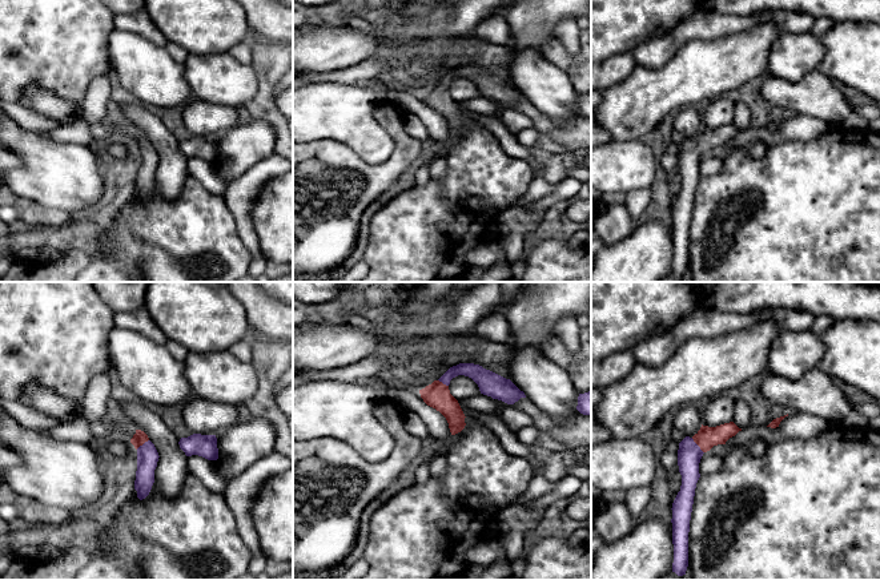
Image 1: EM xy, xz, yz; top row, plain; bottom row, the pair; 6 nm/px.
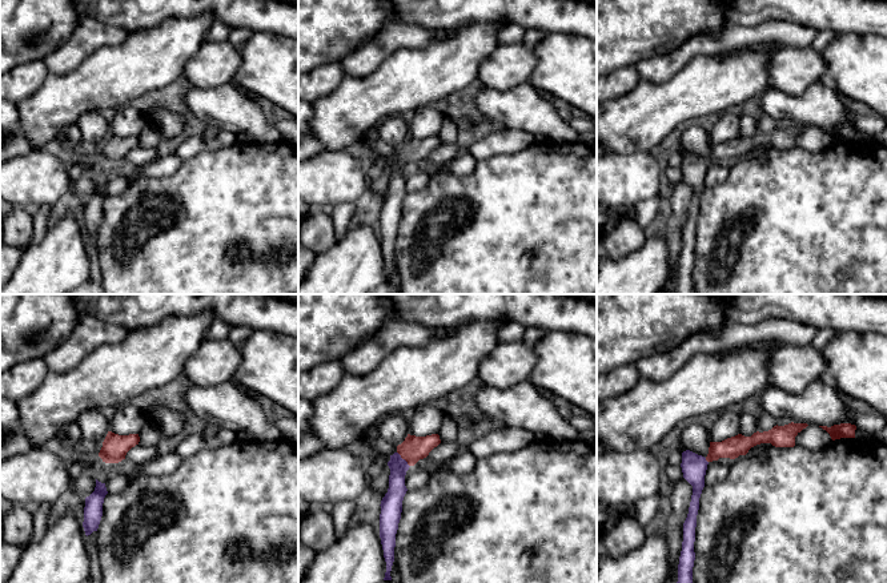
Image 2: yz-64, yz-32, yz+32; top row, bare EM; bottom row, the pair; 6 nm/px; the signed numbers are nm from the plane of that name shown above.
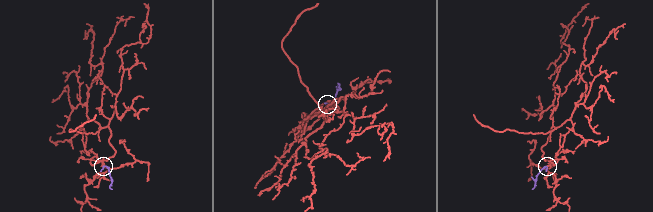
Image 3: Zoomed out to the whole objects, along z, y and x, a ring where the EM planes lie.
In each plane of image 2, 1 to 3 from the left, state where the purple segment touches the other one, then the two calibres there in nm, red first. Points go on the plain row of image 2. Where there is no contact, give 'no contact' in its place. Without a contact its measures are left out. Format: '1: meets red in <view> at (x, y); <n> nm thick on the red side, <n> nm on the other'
1: no contact
2: meets red in yz-32 at (404, 160); 150 nm thick on the red side, 110 nm on the other
3: meets red in yz+32 at (706, 161); 130 nm thick on the red side, 150 nm on the other

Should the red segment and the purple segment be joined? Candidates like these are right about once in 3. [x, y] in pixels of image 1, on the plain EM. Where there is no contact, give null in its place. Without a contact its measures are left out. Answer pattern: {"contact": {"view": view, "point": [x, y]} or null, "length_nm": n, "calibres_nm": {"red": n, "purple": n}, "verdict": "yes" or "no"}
{"contact": {"view": "yz", "point": [698, 146]}, "length_nm": 120, "calibres_nm": {"red": 130, "purple": 140}, "verdict": "yes"}

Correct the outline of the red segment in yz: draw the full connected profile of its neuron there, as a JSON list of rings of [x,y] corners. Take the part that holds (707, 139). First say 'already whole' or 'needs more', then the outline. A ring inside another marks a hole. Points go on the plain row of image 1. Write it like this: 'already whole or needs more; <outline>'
needs more; [[[734,124],[716,129],[703,128],[692,138],[686,138],[679,145],[678,168],[682,177],[682,188],[672,205],[672,246],[674,265],[672,274],[678,278],[686,277],[688,269],[688,234],[695,198],[696,185],[700,180],[699,165],[704,154],[714,148],[726,146],[742,130]]]

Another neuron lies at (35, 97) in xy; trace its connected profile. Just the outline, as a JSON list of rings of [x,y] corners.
[[[29,85],[17,101],[24,108],[56,120],[60,125],[83,120],[83,106],[55,96],[51,90]]]

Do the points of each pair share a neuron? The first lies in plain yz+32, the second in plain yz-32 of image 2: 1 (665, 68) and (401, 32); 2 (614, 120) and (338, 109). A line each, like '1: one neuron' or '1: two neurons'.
1: one neuron
2: one neuron

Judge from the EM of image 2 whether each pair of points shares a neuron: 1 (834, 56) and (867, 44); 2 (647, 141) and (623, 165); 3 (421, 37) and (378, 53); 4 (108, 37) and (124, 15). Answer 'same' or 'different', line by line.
1: same
2: different
3: same
4: different

